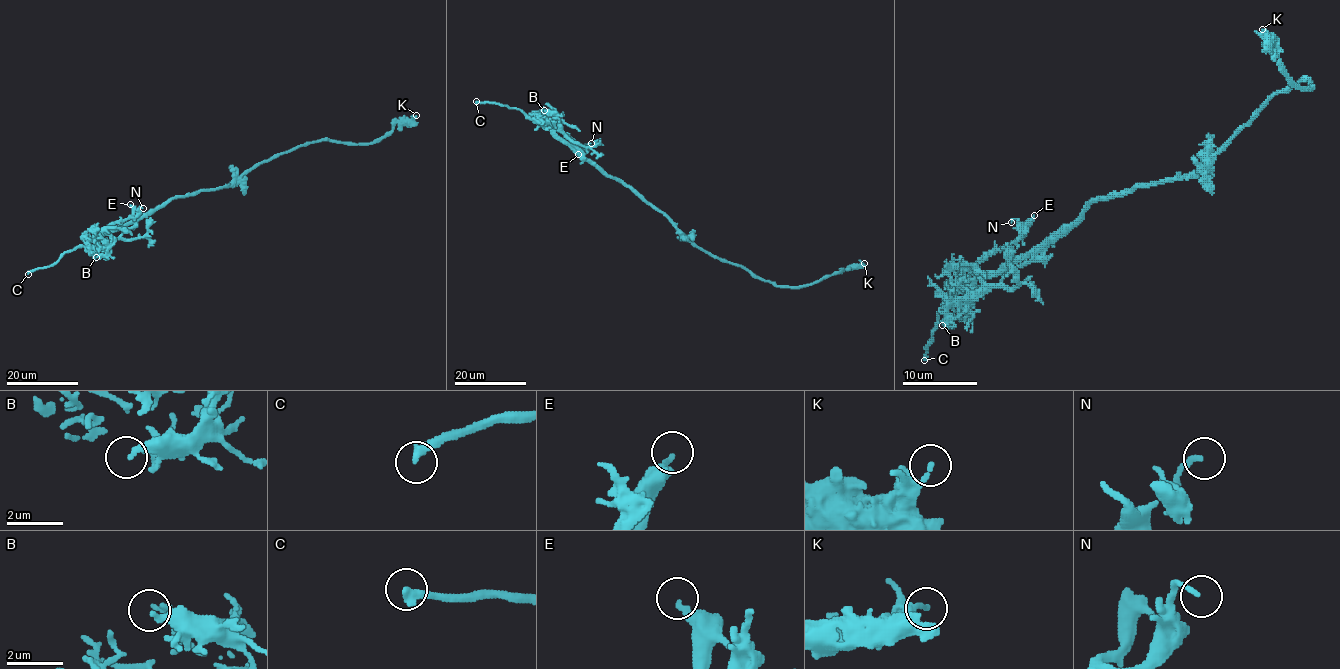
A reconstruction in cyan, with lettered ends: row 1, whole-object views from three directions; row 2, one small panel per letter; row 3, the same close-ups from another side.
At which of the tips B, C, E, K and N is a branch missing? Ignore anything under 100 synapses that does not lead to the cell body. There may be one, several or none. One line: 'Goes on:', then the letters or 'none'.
Goes on: C

